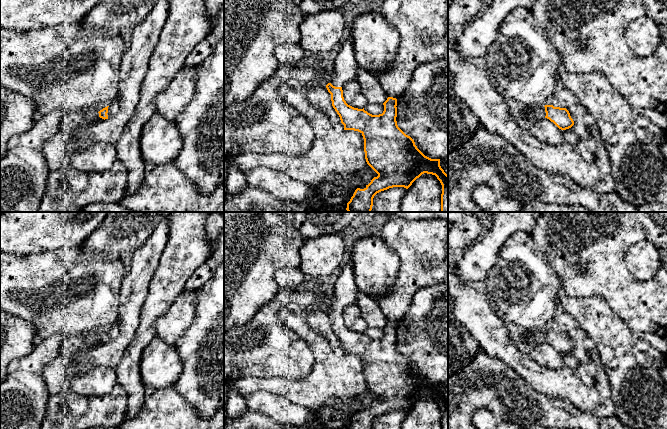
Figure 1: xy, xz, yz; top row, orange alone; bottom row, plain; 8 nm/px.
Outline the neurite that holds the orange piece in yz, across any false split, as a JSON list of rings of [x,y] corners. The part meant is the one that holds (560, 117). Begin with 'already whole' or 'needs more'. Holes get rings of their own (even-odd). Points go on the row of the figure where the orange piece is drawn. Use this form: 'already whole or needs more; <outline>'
needs more; [[[553,105],[535,107],[527,111],[525,116],[537,120],[547,118],[561,130],[569,129],[574,125],[574,121],[566,108],[554,107]]]

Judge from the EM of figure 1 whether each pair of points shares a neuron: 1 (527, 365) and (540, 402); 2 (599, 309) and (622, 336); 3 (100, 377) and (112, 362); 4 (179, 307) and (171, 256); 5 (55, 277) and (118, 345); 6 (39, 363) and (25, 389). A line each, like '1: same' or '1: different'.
1: different
2: same
3: different
4: different
5: different
6: same

